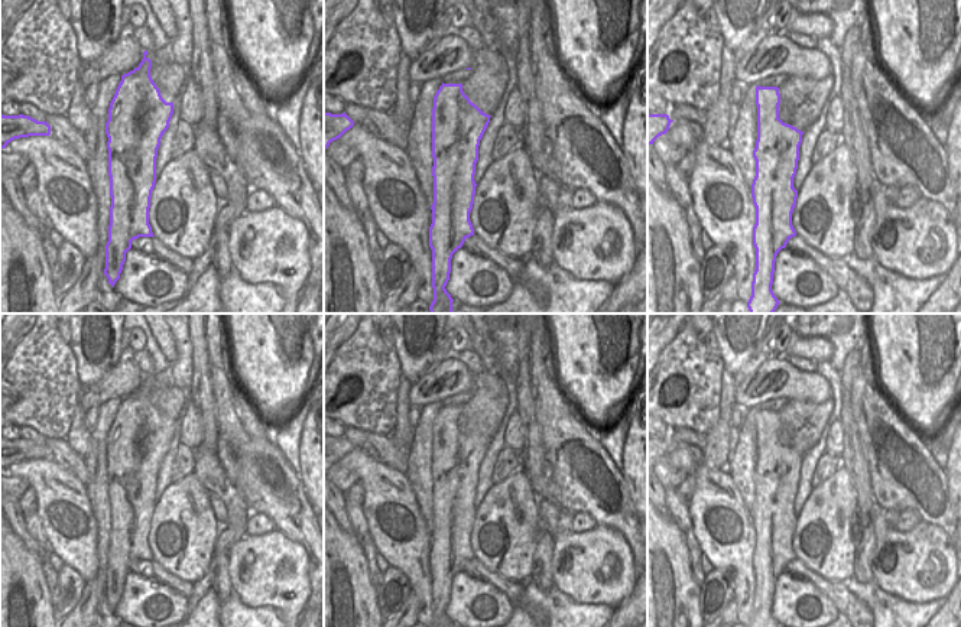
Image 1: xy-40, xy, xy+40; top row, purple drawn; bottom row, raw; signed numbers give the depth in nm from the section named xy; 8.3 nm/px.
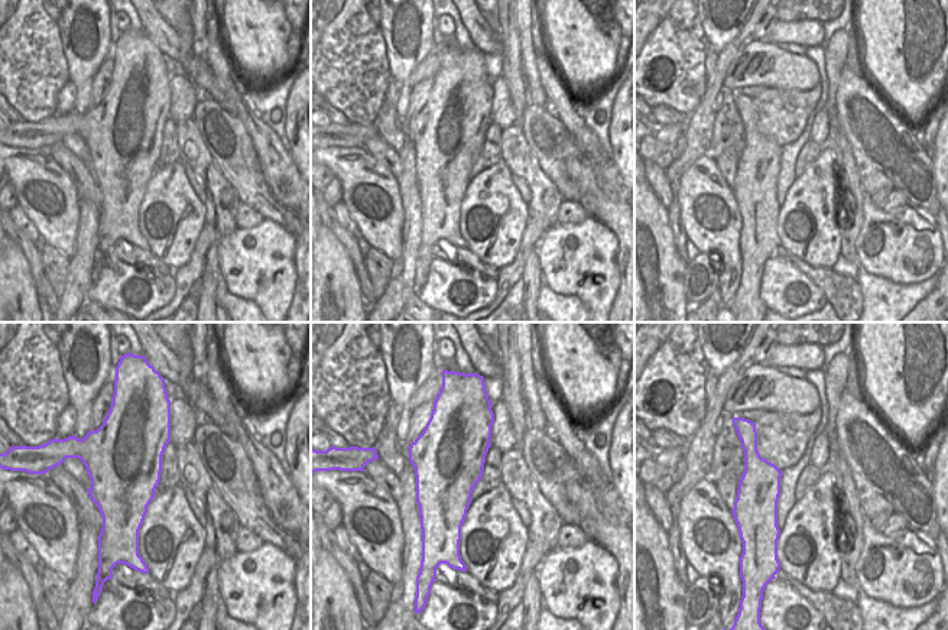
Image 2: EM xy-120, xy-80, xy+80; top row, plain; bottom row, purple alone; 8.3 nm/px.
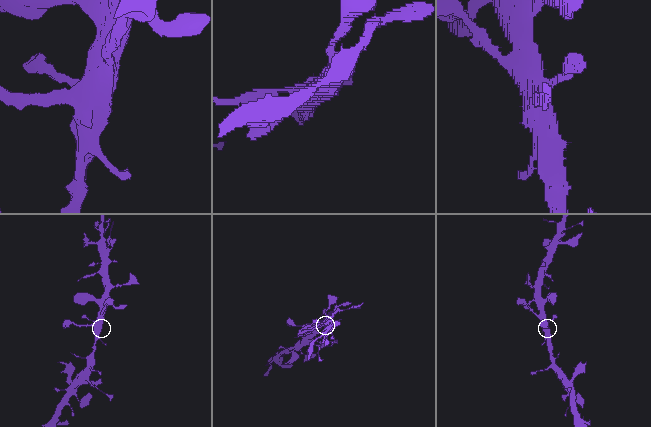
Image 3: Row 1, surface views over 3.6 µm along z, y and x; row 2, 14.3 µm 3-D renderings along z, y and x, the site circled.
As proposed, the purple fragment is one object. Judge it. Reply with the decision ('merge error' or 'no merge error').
no merge error

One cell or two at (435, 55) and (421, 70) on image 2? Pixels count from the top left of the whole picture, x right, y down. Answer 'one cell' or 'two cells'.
one cell

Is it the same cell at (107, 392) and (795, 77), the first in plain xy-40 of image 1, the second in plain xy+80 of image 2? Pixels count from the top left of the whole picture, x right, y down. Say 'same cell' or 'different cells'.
same cell

